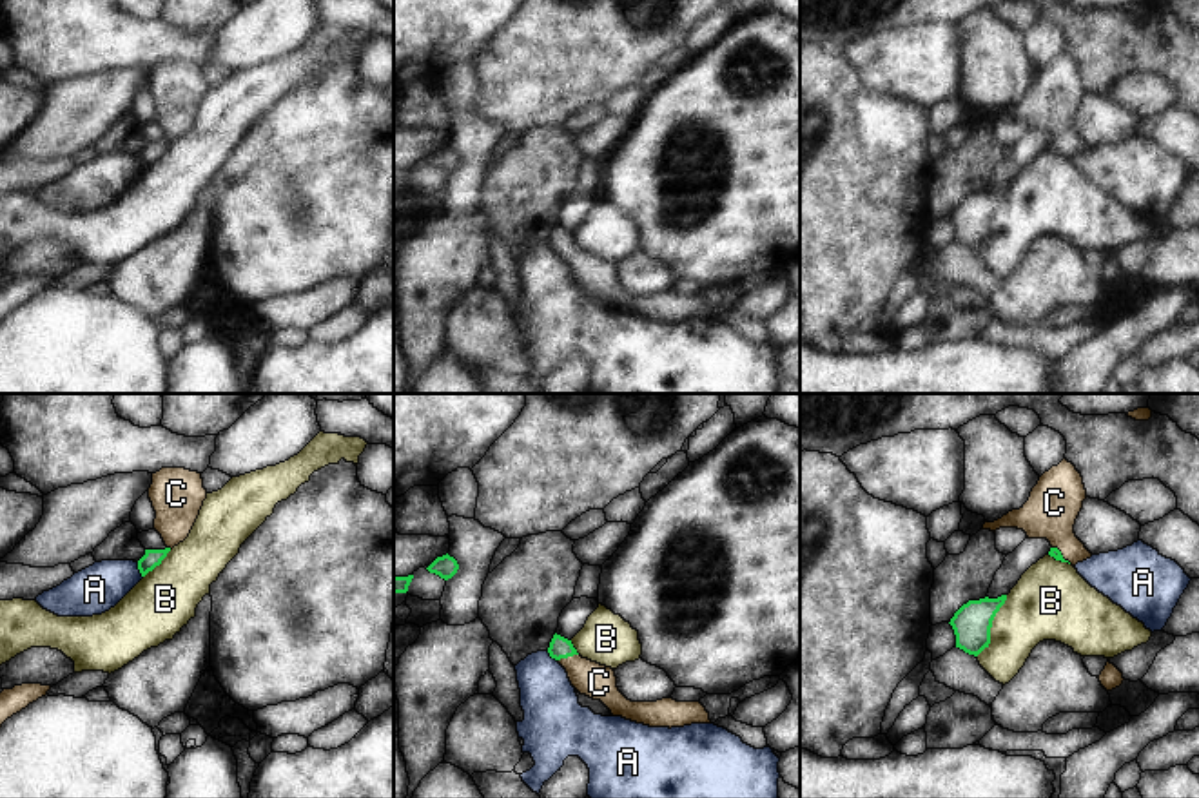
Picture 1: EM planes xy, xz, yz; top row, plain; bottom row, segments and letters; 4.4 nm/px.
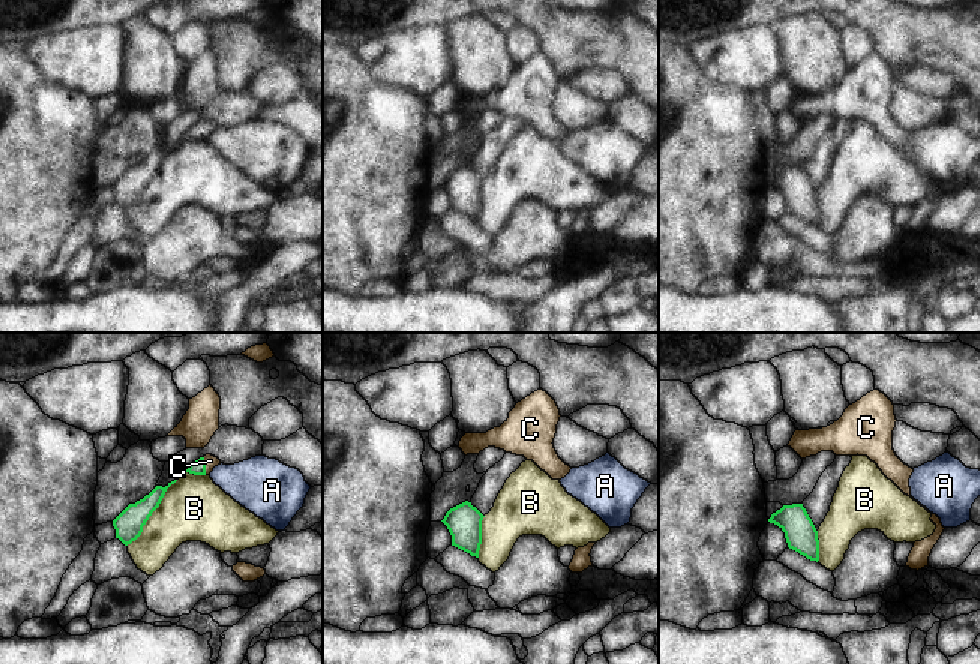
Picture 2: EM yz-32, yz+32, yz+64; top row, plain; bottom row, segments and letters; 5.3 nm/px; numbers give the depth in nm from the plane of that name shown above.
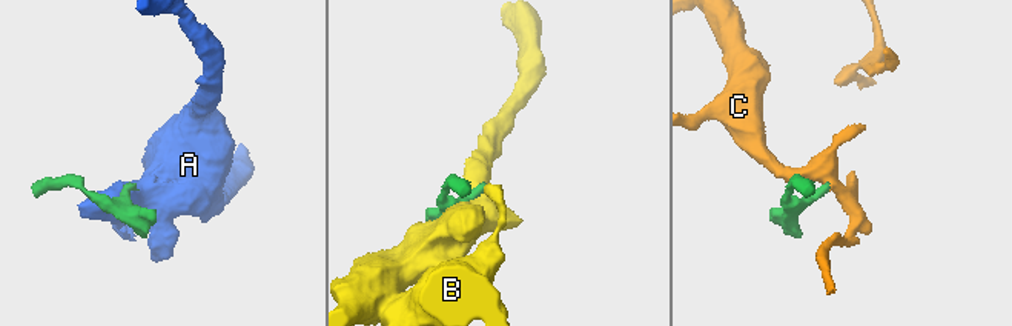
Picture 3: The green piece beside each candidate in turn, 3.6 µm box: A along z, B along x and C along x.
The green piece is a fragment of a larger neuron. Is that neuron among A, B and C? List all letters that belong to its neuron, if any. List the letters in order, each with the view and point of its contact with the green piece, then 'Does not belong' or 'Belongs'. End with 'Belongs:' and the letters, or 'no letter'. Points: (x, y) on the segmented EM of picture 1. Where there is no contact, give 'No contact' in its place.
A: Touches green at xy (138, 568). Does not belong
B: Touches green at yz (991, 626). Does not belong
C: Touches green at xz (566, 657). Belongs
Belongs: C

